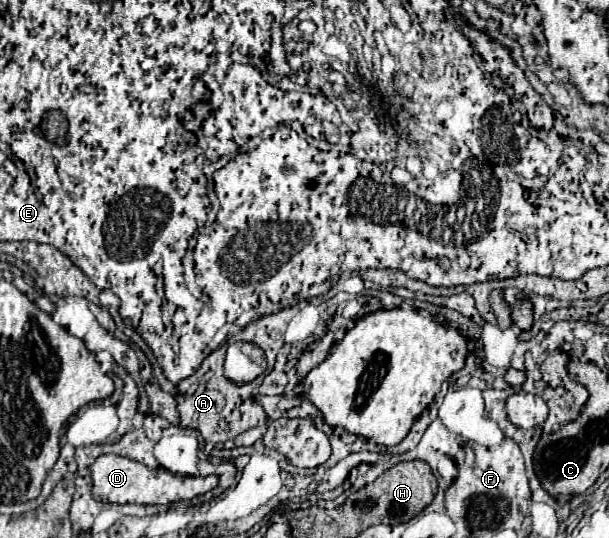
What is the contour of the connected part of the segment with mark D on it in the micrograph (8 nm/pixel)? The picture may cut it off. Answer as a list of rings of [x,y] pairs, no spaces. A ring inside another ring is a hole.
[[[103,454],[91,464],[93,498],[115,504],[172,504],[179,500],[191,500],[217,486],[217,476],[177,476],[165,468],[151,470],[141,462],[135,462],[117,454]]]

